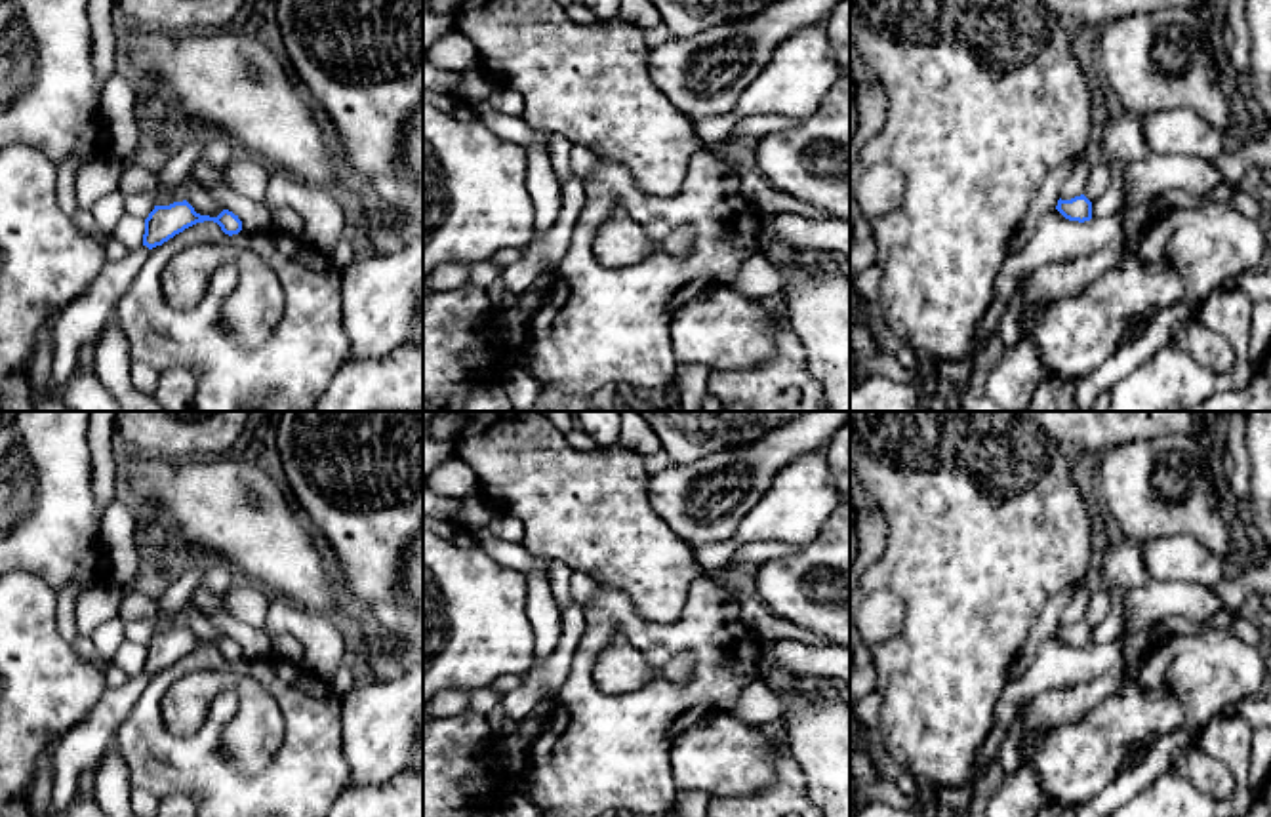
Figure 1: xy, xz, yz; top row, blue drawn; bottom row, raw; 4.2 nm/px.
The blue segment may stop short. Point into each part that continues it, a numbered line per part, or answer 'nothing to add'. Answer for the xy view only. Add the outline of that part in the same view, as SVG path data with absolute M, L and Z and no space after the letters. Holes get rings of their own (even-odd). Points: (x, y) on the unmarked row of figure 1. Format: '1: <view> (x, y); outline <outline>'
1: xy (82, 747); outline M141 672L128 678L122 687L109 689L101 695L91 714L74 724L51 752L53 788L51 806L46 817L65 807L78 792L82 771L95 771L101 758L116 743L116 733L133 710L149 684L149 674Z

